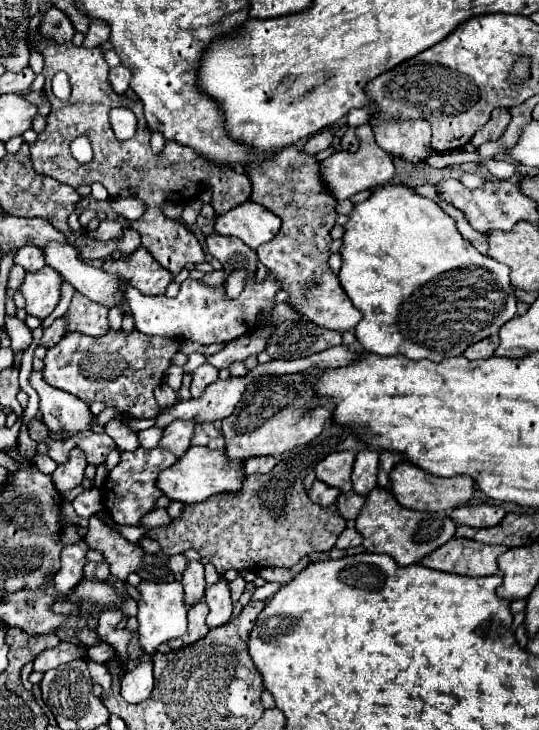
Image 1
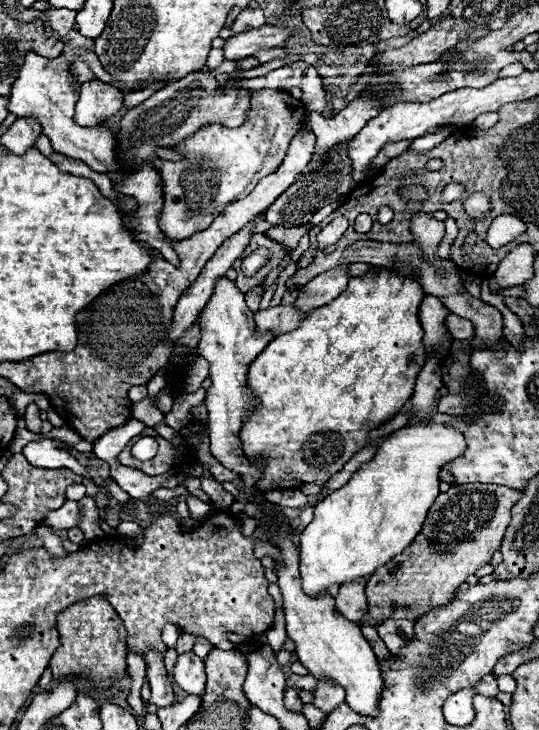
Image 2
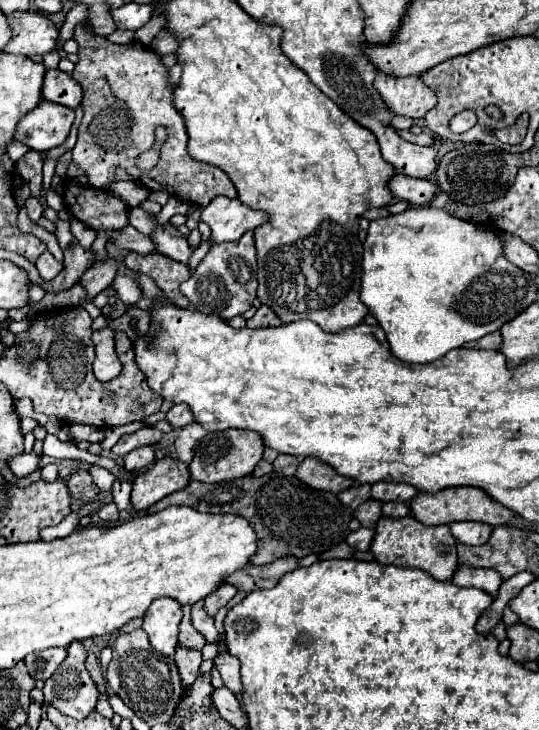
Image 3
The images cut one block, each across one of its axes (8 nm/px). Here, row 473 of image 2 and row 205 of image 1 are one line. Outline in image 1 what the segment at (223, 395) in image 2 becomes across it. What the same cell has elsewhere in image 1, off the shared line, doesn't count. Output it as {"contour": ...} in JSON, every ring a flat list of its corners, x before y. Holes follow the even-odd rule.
{"contour":[[244,202,230,208,226,214,216,216,214,232,224,236,236,236,250,248,258,248,270,242,280,230,280,220,260,204]]}

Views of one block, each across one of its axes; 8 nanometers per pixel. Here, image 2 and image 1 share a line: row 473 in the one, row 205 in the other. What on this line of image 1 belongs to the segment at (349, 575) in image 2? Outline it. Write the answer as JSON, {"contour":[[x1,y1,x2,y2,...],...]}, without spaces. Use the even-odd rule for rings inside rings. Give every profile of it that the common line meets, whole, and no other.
{"contour":[[388,184,374,190,366,202,354,204,344,230,344,244,340,248,342,268,338,278,352,304,362,312,362,320,354,334,366,352,378,356,402,354,410,360,428,358,432,362,442,362,498,334,500,326,516,316,518,298,510,282,510,268,480,254,468,244,458,232,456,220,434,200,422,198,406,186]]}

